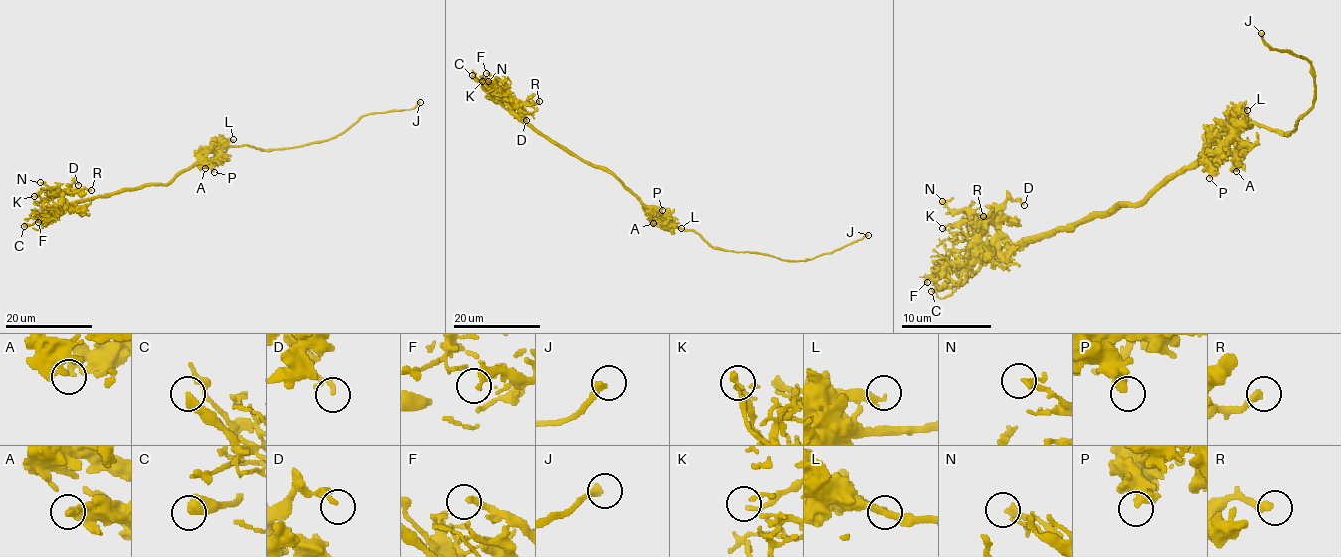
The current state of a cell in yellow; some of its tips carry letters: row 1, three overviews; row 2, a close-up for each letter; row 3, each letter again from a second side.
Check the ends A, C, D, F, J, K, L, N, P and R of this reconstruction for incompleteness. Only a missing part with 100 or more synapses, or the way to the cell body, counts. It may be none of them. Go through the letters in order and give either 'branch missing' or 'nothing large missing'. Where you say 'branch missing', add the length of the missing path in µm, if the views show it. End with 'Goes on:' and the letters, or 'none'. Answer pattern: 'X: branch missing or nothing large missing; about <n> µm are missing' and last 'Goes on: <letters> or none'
A: nothing large missing
C: branch missing; about 70 µm are missing
D: nothing large missing
F: nothing large missing
J: nothing large missing
K: nothing large missing
L: nothing large missing
N: nothing large missing
P: nothing large missing
R: nothing large missing
Goes on: C

